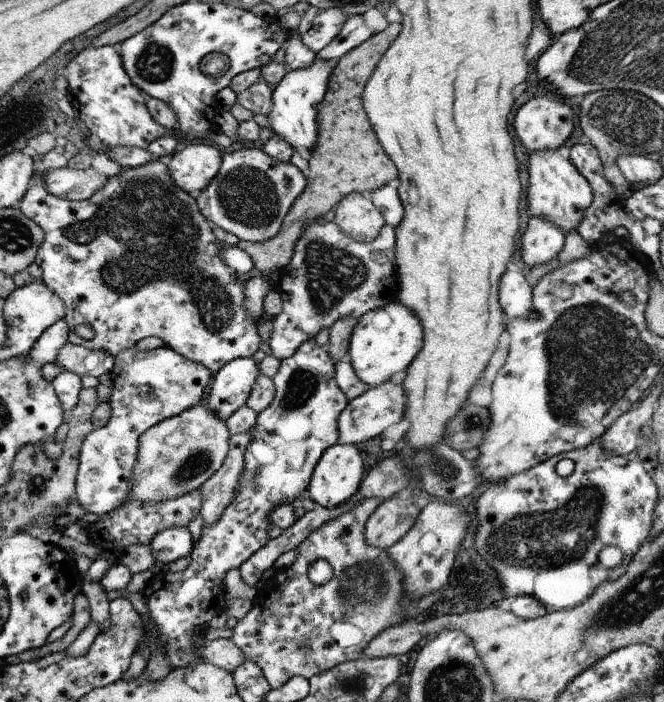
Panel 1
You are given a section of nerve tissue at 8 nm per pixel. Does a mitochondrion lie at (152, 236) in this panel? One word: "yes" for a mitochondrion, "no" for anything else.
yes

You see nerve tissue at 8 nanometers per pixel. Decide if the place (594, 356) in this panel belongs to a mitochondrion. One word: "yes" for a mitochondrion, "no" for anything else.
yes

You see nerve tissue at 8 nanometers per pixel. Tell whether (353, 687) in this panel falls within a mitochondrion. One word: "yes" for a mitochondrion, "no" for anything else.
yes

